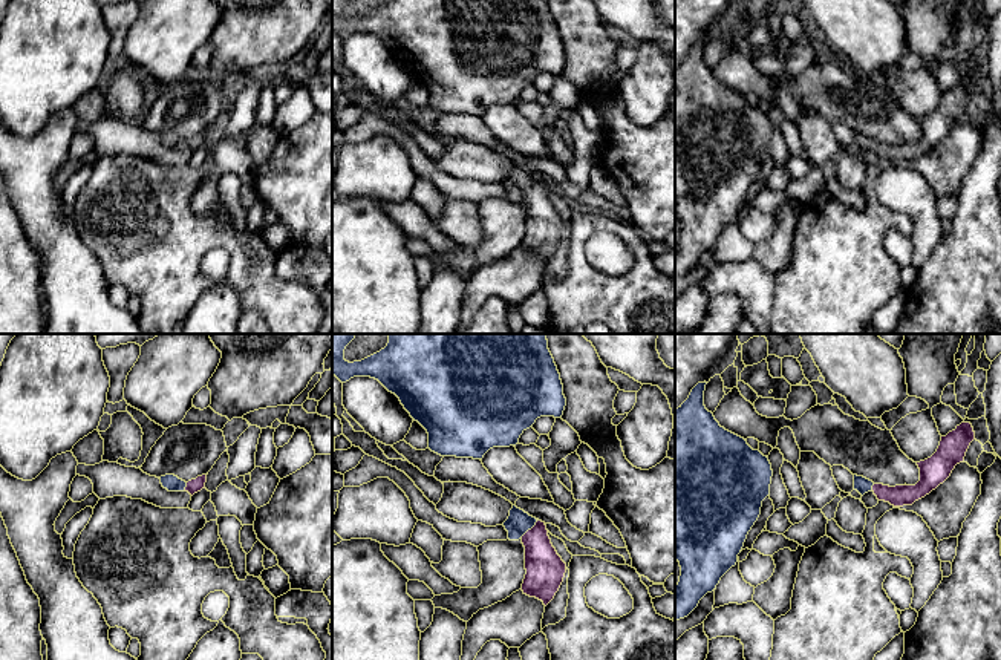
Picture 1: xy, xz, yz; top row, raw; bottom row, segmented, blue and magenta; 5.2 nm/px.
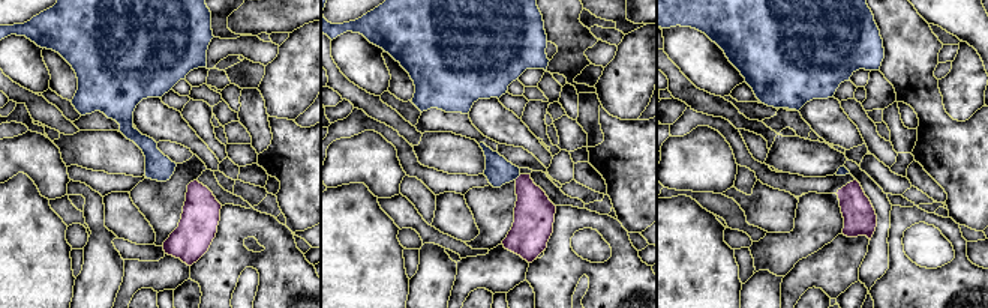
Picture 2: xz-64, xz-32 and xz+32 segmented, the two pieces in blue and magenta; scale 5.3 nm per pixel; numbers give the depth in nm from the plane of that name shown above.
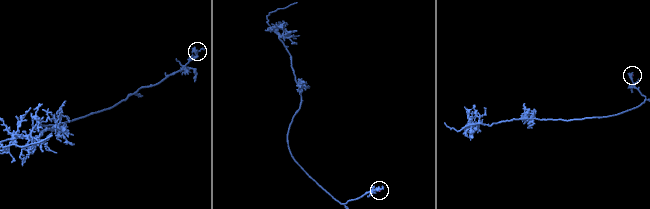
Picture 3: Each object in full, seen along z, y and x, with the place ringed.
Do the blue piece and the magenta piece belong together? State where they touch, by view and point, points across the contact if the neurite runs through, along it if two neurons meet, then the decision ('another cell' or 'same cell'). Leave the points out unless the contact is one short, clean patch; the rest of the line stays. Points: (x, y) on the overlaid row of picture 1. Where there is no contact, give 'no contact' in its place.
meets blue in xz at (528, 529); runs through xz (519, 522), (528, 529), (534, 535), (545, 570); same cell

